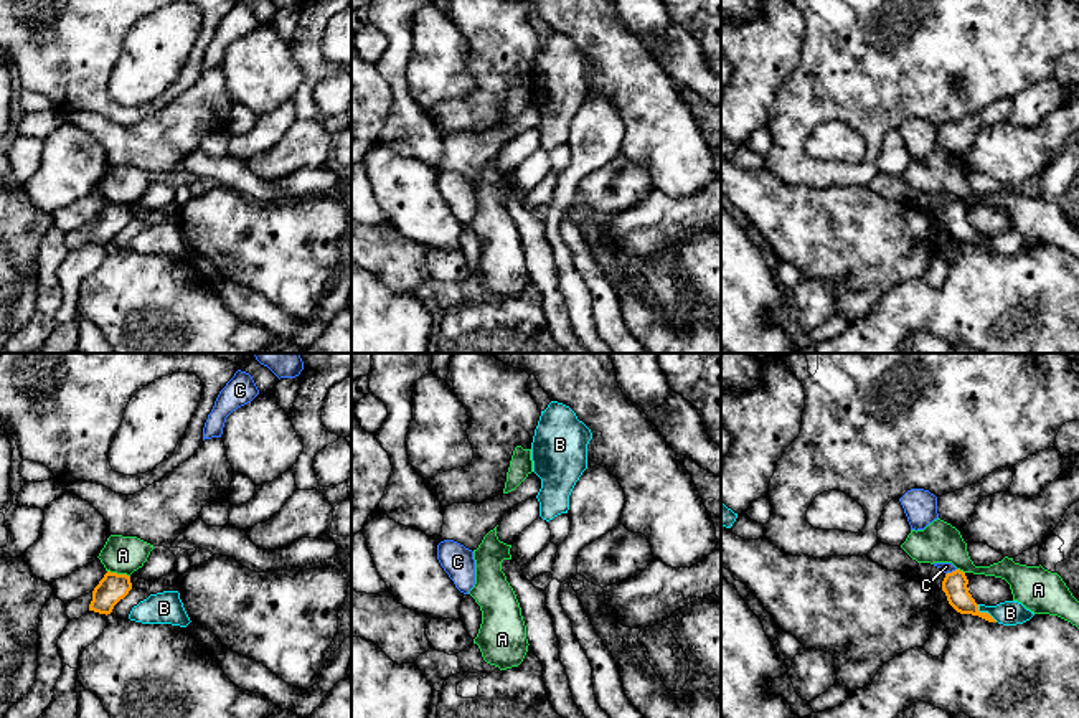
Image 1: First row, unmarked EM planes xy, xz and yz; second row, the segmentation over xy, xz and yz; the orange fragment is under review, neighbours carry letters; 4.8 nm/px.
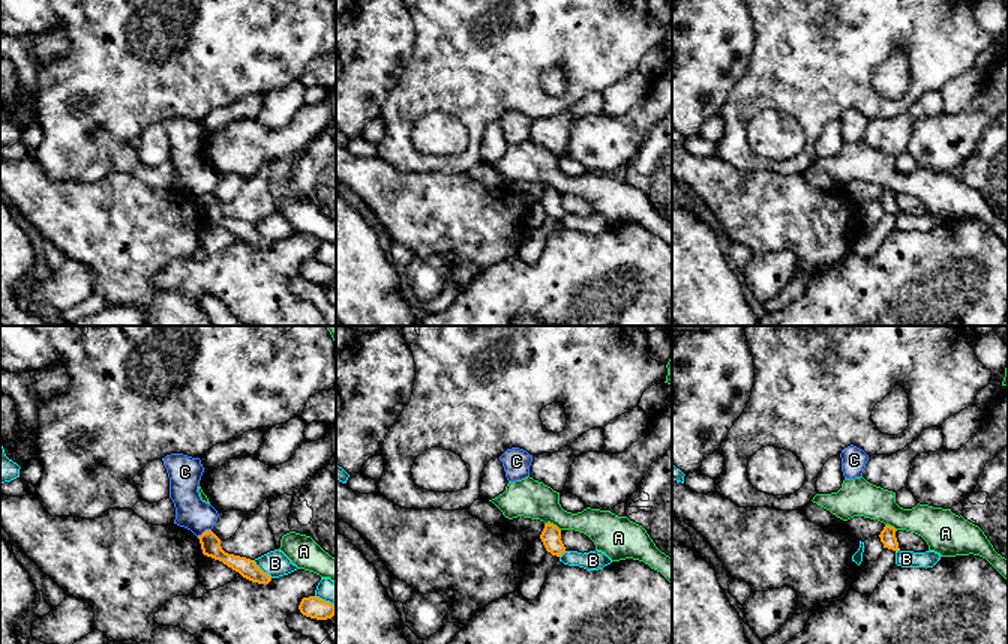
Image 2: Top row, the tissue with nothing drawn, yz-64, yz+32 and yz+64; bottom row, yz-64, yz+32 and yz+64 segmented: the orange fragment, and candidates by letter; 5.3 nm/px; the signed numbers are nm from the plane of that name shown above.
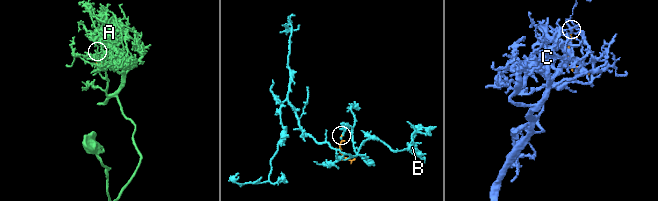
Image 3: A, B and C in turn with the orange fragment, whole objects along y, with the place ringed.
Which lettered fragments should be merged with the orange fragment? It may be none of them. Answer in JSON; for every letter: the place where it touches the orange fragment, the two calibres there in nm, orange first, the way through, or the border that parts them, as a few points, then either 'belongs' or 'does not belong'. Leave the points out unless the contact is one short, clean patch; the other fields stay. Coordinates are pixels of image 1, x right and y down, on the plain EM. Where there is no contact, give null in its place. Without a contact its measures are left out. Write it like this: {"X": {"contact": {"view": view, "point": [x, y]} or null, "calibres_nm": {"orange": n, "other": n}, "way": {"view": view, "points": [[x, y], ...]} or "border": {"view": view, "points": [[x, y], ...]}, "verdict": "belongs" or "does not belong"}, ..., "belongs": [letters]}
{"A": {"contact": {"view": "xy", "point": [119, 205]}, "calibres_nm": {"orange": 140, "other": 190}, "verdict": "does not belong"}, "B": {"contact": {"view": "yz", "point": [985, 243]}, "calibres_nm": {"orange": 120, "other": 130}, "verdict": "does not belong"}, "C": {"contact": {"view": "yz", "point": [952, 202]}, "calibres_nm": {"orange": 120, "other": 50}, "border": {"view": "yz", "points": [[956, 198], [946, 205]]}, "verdict": "does not belong"}, "belongs": []}

